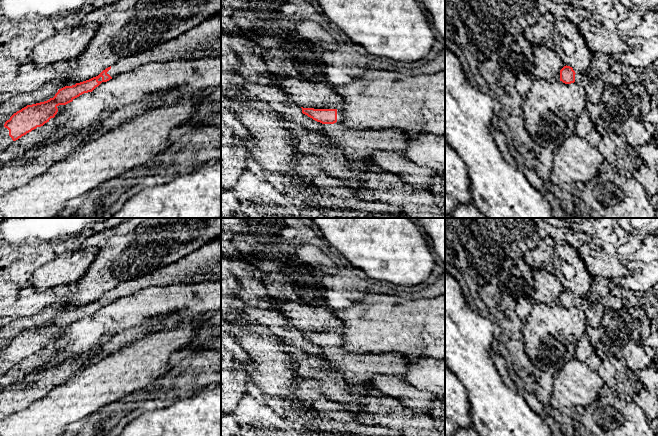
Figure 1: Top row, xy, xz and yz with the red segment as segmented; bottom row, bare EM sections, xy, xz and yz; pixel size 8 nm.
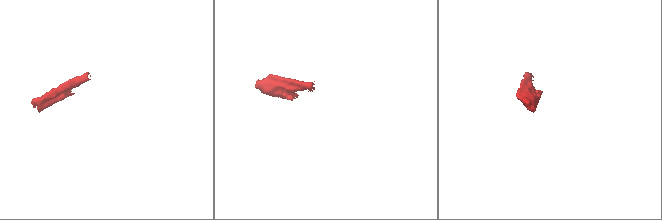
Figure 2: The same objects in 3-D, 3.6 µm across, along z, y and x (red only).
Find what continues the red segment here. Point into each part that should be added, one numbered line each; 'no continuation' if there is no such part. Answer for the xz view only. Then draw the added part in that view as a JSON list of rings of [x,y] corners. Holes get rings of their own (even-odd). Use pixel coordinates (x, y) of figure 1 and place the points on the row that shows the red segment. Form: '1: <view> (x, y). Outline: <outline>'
1: xz (355, 145). Outline: [[[337,109],[337,122],[323,124],[321,137],[328,139],[351,162],[368,162],[374,151],[393,151],[405,156],[410,134],[396,129],[359,130],[343,124],[343,111]]]

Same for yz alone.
1: yz (594, 87). Outline: [[[576,73],[575,83],[584,87],[587,101],[594,104],[600,102],[606,87],[603,81],[596,77],[591,77],[588,73]]]

